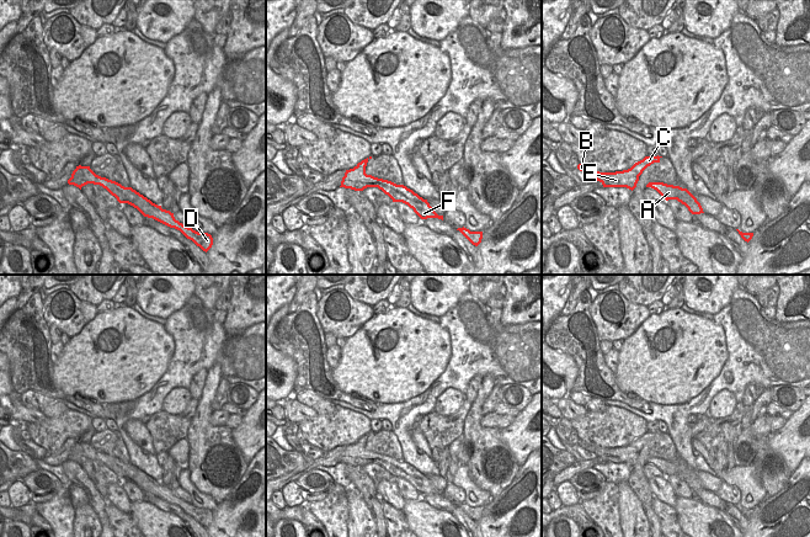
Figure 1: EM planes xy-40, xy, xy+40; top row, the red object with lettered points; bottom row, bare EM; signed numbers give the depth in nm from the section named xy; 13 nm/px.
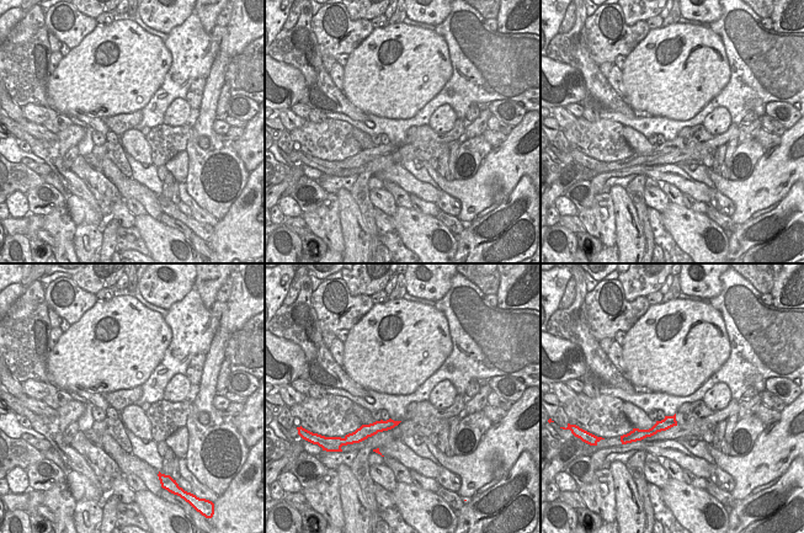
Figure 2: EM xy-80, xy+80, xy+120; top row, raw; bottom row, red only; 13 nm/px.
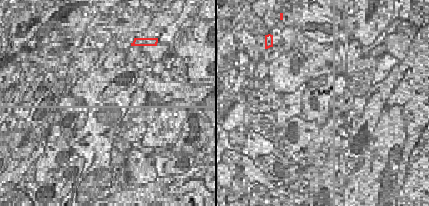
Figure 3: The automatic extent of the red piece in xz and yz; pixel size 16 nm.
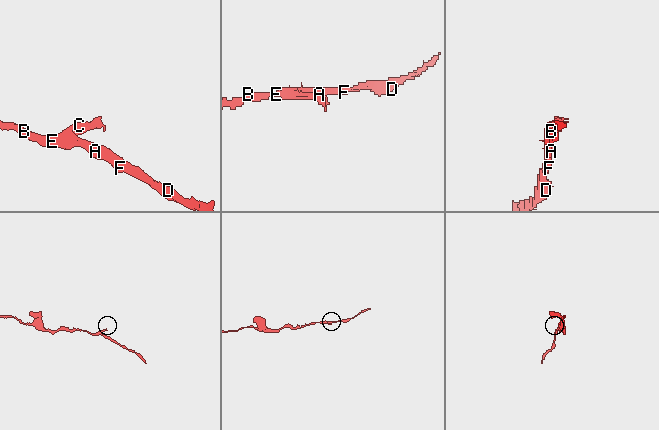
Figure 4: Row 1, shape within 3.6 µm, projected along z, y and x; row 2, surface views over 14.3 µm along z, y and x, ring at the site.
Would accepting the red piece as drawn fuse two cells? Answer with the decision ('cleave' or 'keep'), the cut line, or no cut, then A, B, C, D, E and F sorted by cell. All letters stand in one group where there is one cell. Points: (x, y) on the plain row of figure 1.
keep | no cut | A B C D E F

